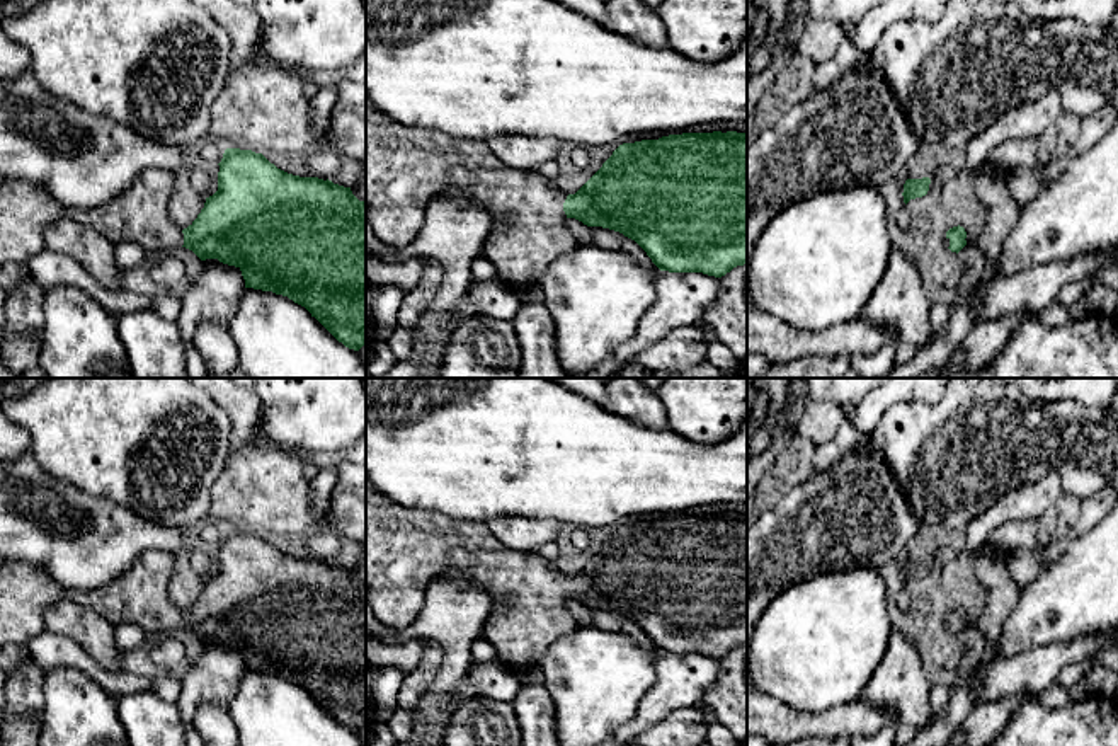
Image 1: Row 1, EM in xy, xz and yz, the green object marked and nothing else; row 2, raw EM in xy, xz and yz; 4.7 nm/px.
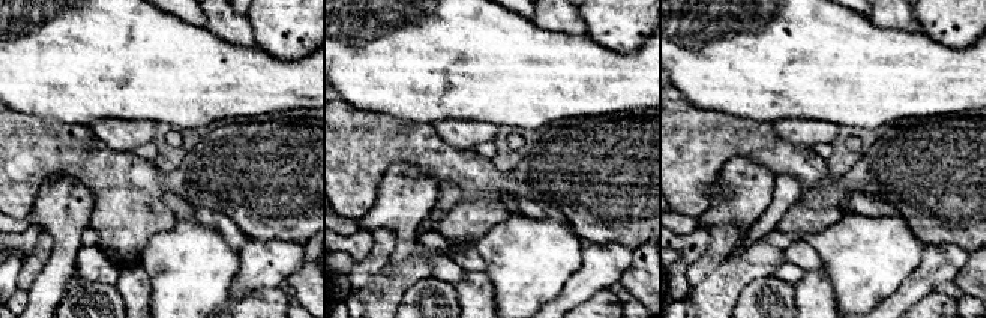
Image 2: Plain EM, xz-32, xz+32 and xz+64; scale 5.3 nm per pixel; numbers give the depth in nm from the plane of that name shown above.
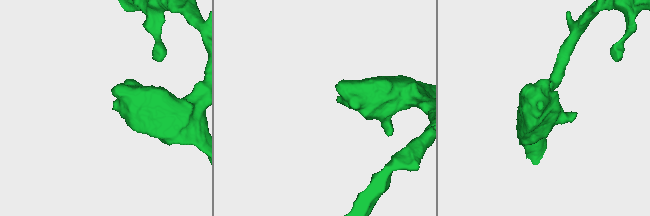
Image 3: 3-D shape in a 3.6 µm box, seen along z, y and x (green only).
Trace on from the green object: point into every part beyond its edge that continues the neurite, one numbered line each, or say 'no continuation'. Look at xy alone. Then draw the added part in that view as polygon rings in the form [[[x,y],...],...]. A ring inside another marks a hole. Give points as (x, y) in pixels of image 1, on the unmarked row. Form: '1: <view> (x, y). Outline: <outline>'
1: xy (140, 596). Outline: [[[146,550],[131,569],[92,589],[71,589],[44,569],[17,560],[0,562],[0,646],[24,646],[46,630],[44,611],[58,601],[94,610],[114,627],[133,623],[148,639],[184,627],[182,610],[168,596],[177,557],[170,550]]]

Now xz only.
1: xz (407, 549). Outline: [[[366,477],[366,603],[378,622],[395,630],[403,630],[414,623],[424,606],[427,588],[446,571],[463,572],[476,586],[487,589],[492,610],[482,635],[495,647],[499,654],[497,663],[511,673],[539,664],[551,644],[572,635],[579,627],[565,608],[563,584],[567,577],[553,560],[538,555],[534,550],[516,552],[507,548],[493,537],[485,521],[463,521],[442,516],[437,511],[396,504],[383,496]]]

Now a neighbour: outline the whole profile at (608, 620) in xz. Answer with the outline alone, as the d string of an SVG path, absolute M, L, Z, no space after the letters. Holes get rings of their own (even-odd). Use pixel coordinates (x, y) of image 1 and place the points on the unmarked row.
M589 608L589 613L592 615L592 622L596 627L607 632L626 634L648 654L652 656L660 654L660 651L652 644L647 634L635 622L625 618L619 613L602 608Z

